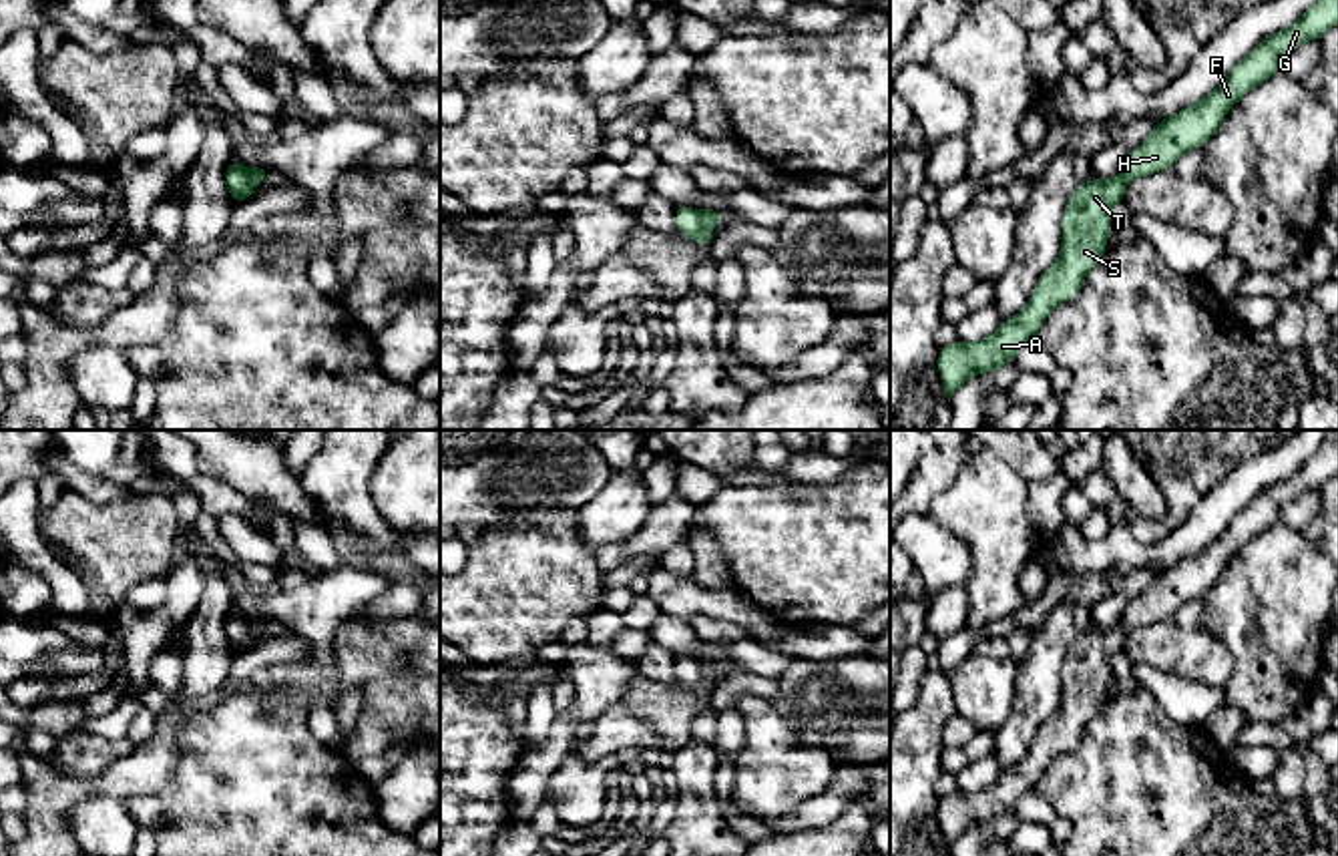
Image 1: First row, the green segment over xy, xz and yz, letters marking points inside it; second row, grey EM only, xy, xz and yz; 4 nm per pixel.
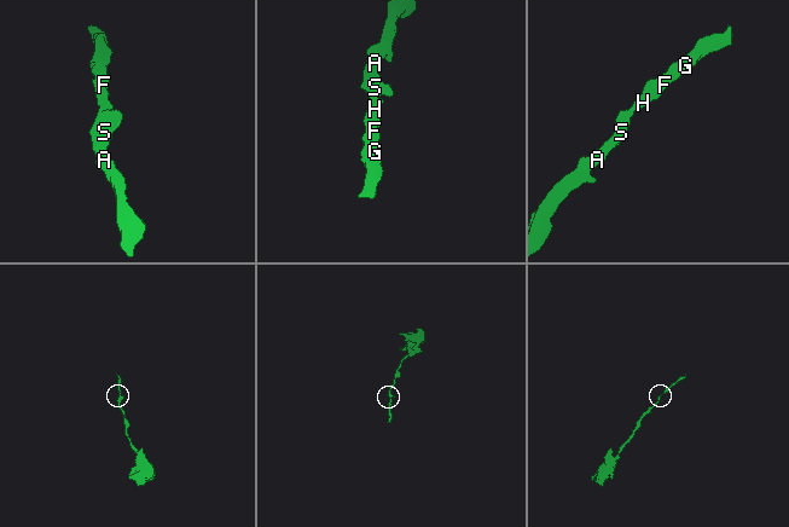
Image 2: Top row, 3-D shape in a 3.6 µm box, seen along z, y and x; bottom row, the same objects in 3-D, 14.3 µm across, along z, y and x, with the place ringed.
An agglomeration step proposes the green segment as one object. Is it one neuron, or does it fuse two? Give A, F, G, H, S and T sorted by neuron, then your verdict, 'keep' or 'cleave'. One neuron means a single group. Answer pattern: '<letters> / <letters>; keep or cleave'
A F G H S T; keep

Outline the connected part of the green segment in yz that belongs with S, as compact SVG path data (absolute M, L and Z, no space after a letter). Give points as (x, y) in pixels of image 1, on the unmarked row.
M1328 430L1296 474L1266 486L1207 547L1159 571L1137 599L1127 601L1117 627L1079 633L1063 663L1059 709L1039 727L1027 756L980 792L962 794L956 788L940 798L938 822L948 852L968 828L1015 812L1019 798L1037 788L1051 760L1077 745L1083 729L1107 699L1113 679L1111 659L1125 649L1131 629L1169 619L1181 603L1201 599L1225 563L1248 541L1278 522L1284 502L1308 490L1320 490L1336 472L1338 430Z

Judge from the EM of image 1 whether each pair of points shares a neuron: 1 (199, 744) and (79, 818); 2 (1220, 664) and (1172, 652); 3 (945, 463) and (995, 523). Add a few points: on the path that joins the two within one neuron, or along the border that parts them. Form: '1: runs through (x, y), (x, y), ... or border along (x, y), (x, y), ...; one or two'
1: border along (123, 804), (139, 828); two
2: runs through (1208, 662), (1184, 652); one
3: border along (967, 455), (957, 477), (933, 499), (927, 511); two

